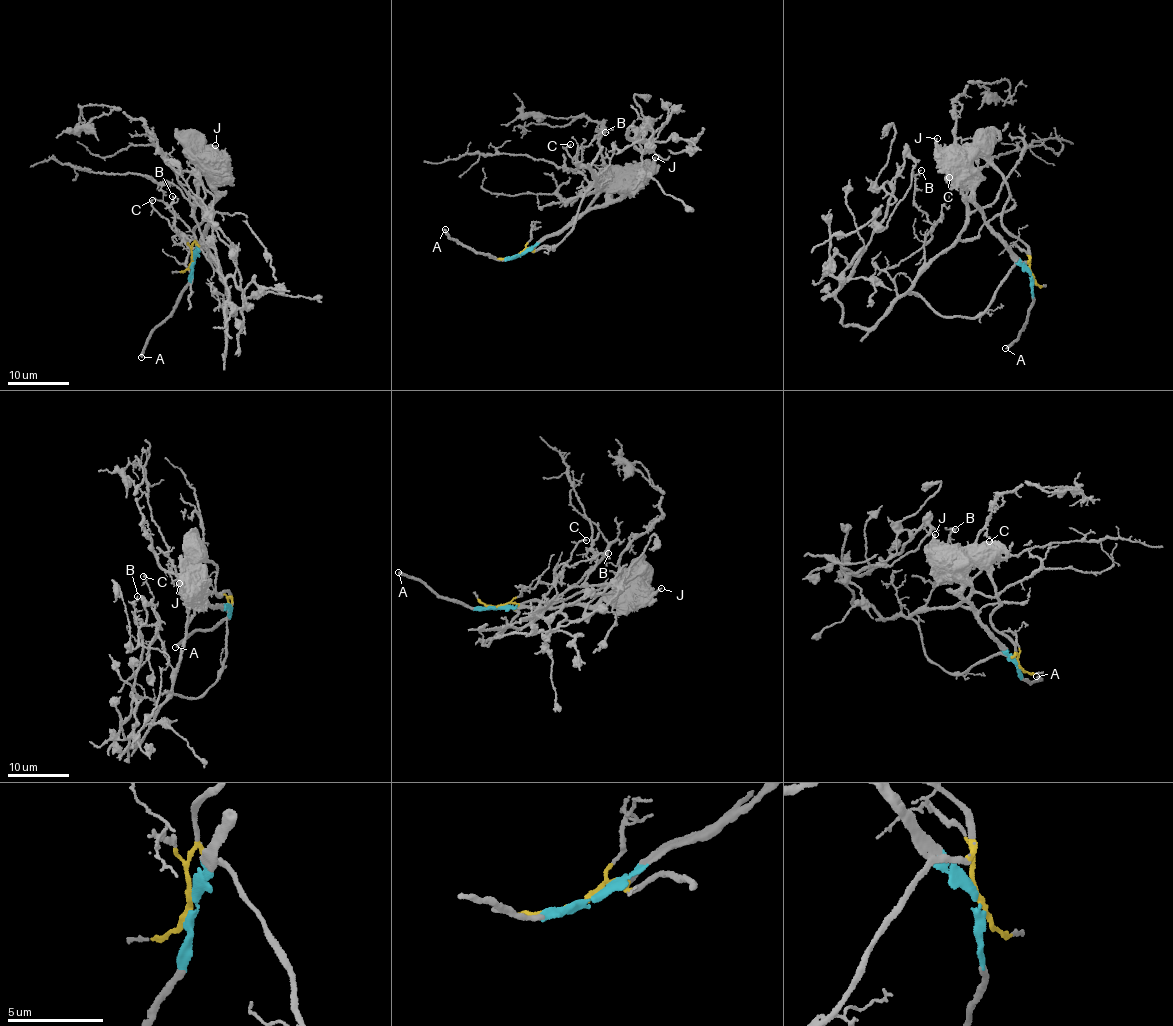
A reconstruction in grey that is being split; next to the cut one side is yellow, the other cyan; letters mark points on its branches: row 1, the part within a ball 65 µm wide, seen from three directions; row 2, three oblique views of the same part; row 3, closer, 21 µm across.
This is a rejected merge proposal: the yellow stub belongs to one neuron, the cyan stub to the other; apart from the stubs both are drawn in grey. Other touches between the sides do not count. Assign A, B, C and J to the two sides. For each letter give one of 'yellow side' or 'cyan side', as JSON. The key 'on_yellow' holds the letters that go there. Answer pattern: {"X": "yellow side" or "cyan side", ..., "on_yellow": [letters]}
{"A": "cyan side", "B": "yellow side", "C": "yellow side", "J": "cyan side", "on_yellow": ["B", "C"]}

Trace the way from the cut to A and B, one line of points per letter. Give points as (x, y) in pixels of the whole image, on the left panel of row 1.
A: (193, 260), (192, 279), (171, 316), (151, 333), (140, 357)
B: (193, 260), (193, 245), (206, 249), (236, 315), (222, 307), (227, 289), (209, 259), (173, 238), (172, 195)

